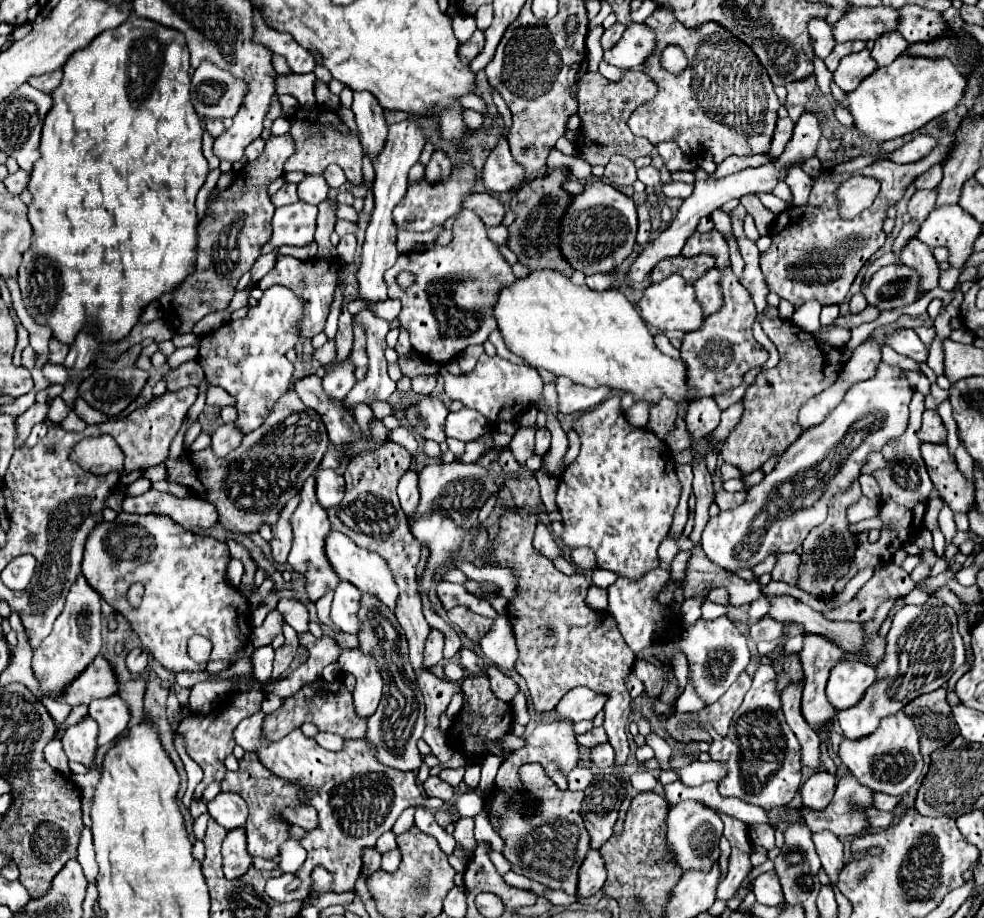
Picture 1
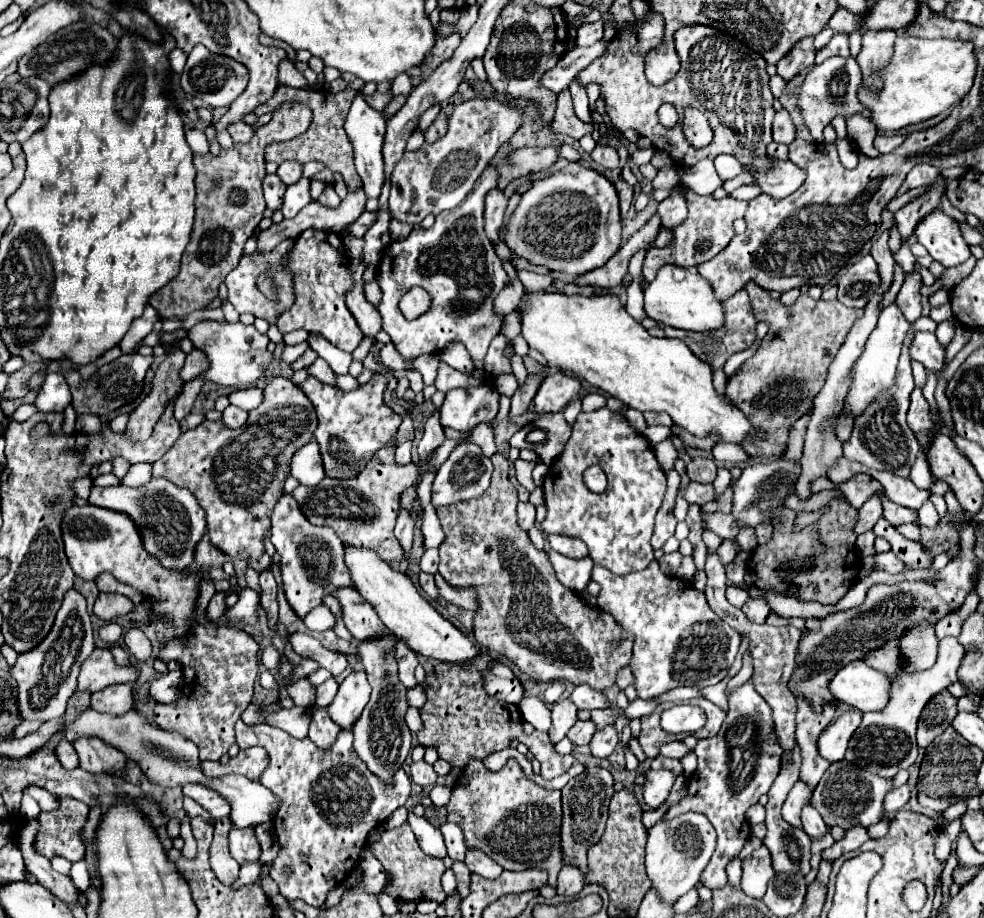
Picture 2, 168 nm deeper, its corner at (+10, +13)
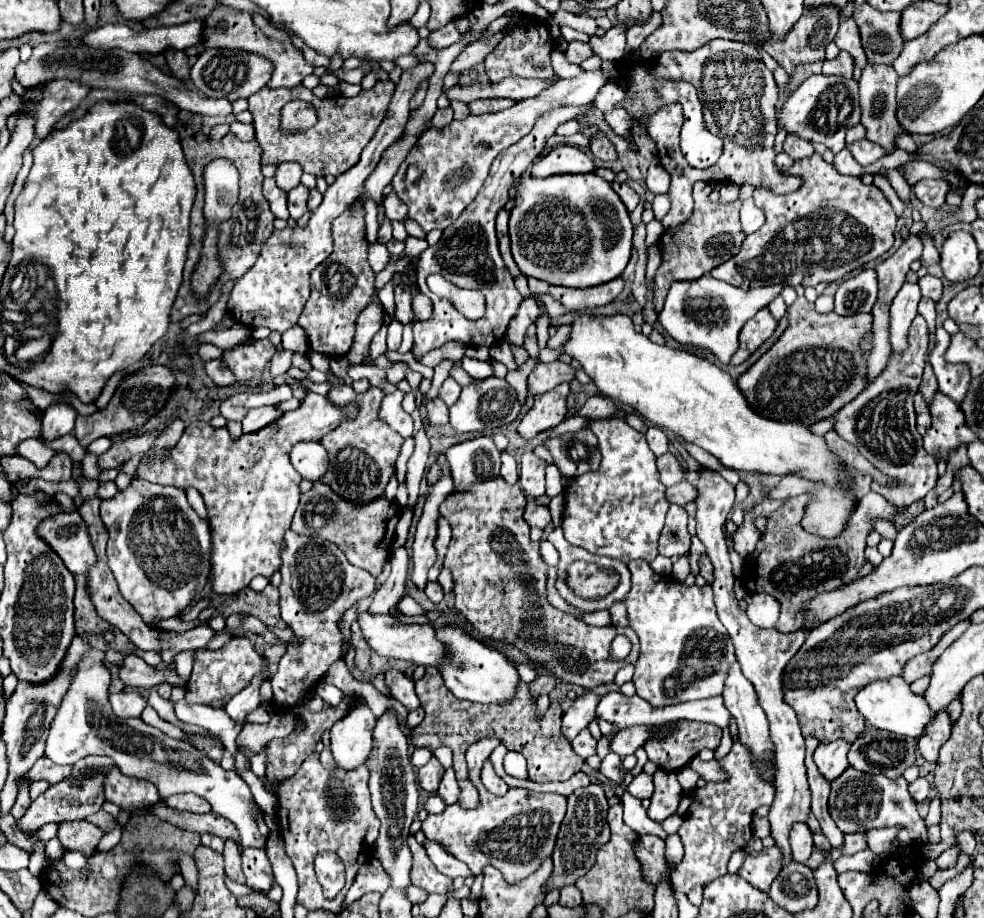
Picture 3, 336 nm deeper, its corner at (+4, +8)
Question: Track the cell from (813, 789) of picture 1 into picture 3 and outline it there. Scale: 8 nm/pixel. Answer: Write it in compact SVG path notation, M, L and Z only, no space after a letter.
M794 825L792 833L790 833L790 847L794 853L794 861L806 861L812 851L814 851L814 843L812 843L812 831L808 829L808 825Z

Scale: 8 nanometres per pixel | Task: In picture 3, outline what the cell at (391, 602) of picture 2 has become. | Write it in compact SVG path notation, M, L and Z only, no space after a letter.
M454 627L438 629L436 635L448 647L448 659L444 661L440 673L444 677L446 687L458 699L466 699L466 701L474 701L474 703L504 705L516 697L520 677L518 677L518 671L514 669L514 665L506 659L506 655L502 655L494 649L488 649L486 645L478 643L476 639L468 637L466 633L462 633L460 629L454 629Z

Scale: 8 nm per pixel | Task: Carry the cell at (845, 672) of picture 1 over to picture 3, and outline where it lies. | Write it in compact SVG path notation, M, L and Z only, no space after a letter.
M890 677L890 679L874 681L866 685L856 695L856 707L872 727L902 735L902 737L916 737L916 739L926 735L926 729L936 717L936 713L930 709L926 699L912 693L910 685L902 677Z

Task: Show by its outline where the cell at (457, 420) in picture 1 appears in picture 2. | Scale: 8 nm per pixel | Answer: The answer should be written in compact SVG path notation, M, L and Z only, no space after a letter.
M484 384L478 388L470 388L470 390L462 390L462 388L450 390L440 408L440 424L452 430L458 430L458 432L468 432L482 422L490 422L498 412L498 396L500 394L494 384Z

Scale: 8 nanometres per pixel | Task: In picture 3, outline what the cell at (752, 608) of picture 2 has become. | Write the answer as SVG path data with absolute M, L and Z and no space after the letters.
M748 593L746 603L748 603L746 615L754 625L764 627L764 629L770 629L776 625L780 605L774 597L770 597L766 593Z

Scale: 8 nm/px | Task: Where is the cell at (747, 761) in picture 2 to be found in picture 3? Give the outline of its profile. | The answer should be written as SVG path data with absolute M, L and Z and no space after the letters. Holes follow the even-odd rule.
M734 741L732 751L720 761L720 765L728 771L728 781L720 783L720 809L712 803L704 803L700 795L700 803L692 815L692 829L696 831L698 839L682 839L686 847L686 857L680 865L674 867L674 875L670 881L676 891L688 893L696 885L708 885L710 881L726 875L726 865L734 851L744 849L744 845L752 839L752 815L760 805L772 805L776 789L762 781L756 771L756 765L750 761L750 753L740 741ZM716 819L716 821L714 821ZM716 823L716 825L714 825ZM690 847L690 851L688 851ZM690 855L690 857L688 857Z

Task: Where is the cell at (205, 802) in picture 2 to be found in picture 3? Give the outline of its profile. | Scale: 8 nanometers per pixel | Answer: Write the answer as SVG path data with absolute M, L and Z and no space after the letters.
M194 793L172 795L164 803L176 811L190 811L190 813L208 813L210 811L210 803L204 801L202 797L194 795Z

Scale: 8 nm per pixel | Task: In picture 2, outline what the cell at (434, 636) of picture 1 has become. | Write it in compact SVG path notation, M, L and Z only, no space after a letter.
M404 640L398 642L396 646L396 660L398 660L398 672L400 672L400 682L406 688L412 688L416 684L414 678L414 670L420 664L416 652L412 652L412 648L408 648L408 644L404 644Z

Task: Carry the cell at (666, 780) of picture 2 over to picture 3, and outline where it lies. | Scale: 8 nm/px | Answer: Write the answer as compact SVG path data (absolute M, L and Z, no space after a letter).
M640 773L638 777L634 777L634 781L628 785L628 791L638 797L638 799L650 799L652 791L654 791L654 783L652 777L646 773Z

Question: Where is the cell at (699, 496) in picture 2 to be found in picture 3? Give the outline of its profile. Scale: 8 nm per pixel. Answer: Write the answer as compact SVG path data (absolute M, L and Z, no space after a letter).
M680 481L678 485L672 485L666 489L666 499L676 505L684 505L688 501L694 501L694 497L696 497L696 489L688 481Z

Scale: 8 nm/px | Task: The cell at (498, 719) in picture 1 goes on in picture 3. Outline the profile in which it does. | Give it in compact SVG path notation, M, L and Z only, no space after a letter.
M428 667L426 675L416 681L416 695L422 701L422 709L426 713L424 721L410 733L414 747L428 747L430 751L436 751L440 745L446 745L454 753L454 771L460 785L460 805L464 809L474 809L480 803L476 787L468 779L468 767L464 753L466 749L484 739L484 737L496 737L502 745L508 749L514 749L522 753L528 761L528 773L530 779L536 783L544 781L566 781L574 773L578 773L584 765L584 759L578 757L570 745L570 741L562 735L562 707L558 701L550 701L548 711L540 717L536 717L536 699L532 697L528 685L520 681L520 691L516 699L508 705L480 705L456 699L444 685L442 675L436 667Z

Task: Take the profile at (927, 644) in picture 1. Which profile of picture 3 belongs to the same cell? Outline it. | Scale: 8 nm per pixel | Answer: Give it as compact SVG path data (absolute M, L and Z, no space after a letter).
M832 741L828 745L820 745L814 753L814 761L818 765L818 771L824 775L826 781L834 781L848 769L846 753L850 749L850 743L846 741Z

